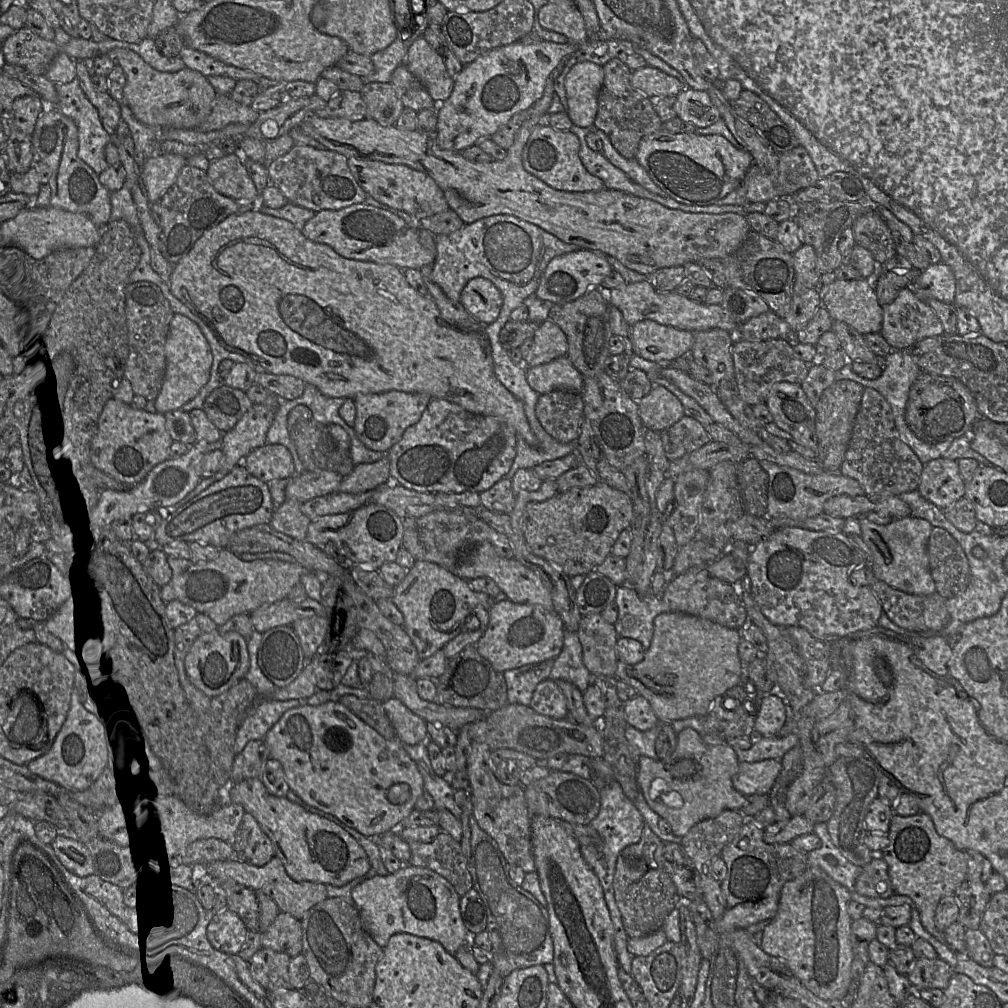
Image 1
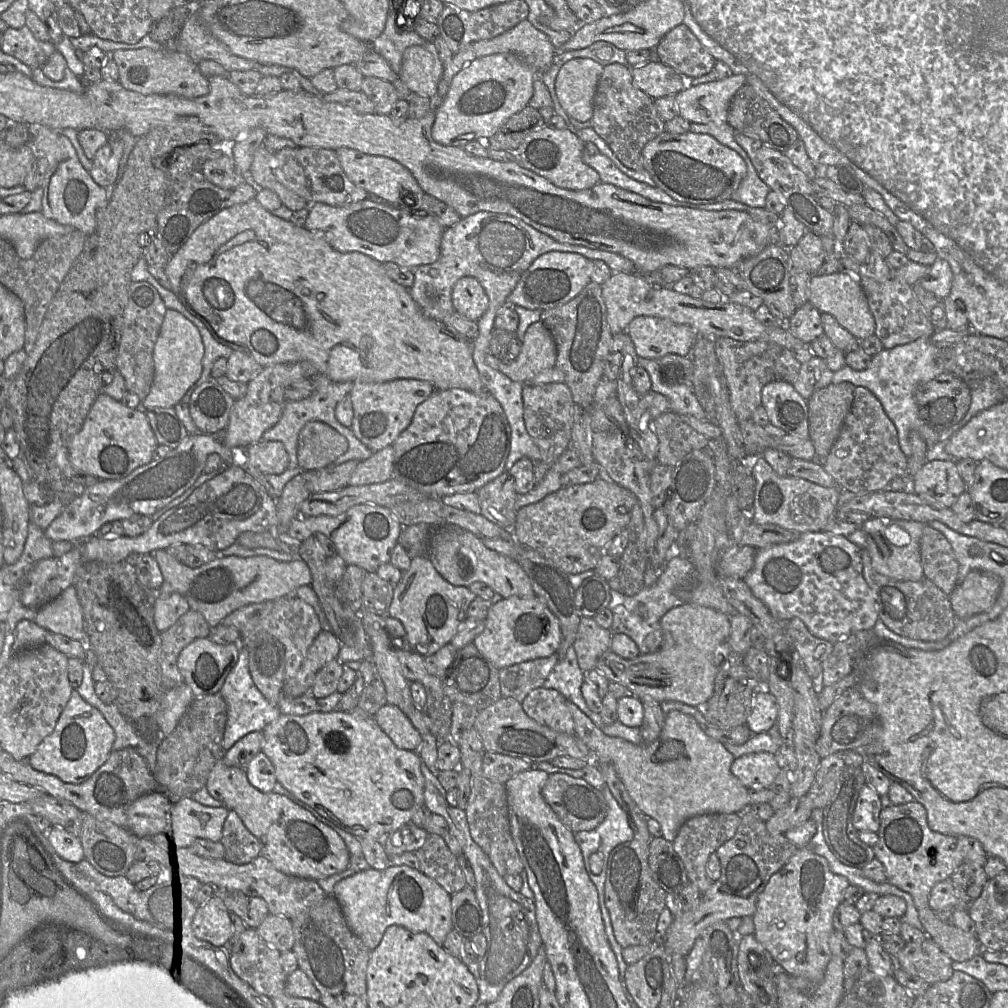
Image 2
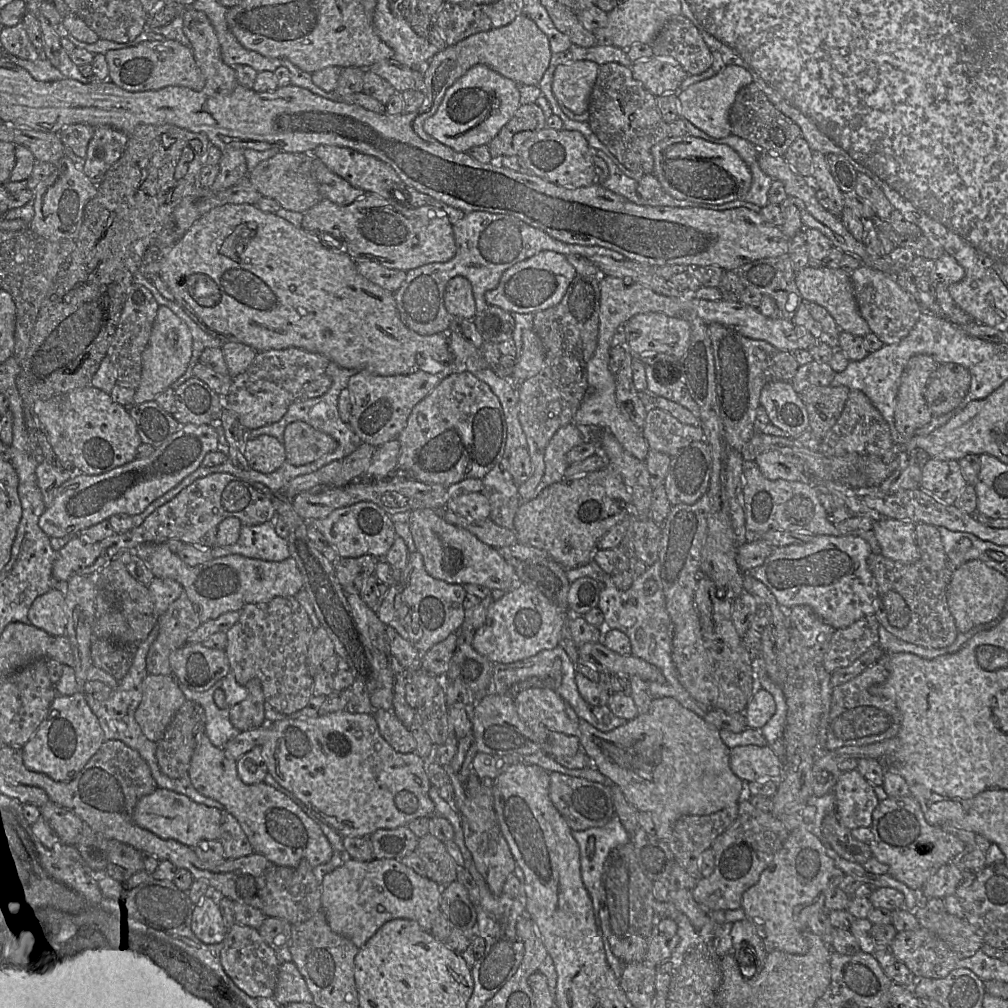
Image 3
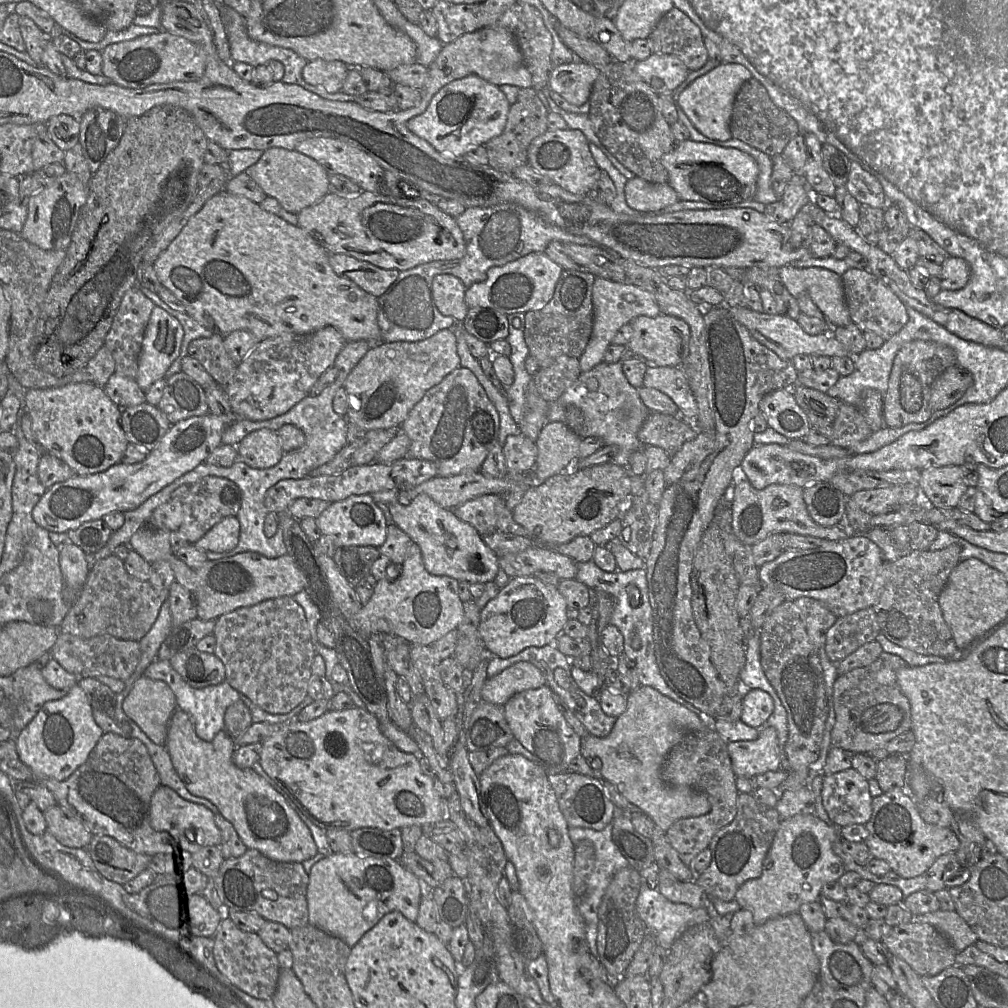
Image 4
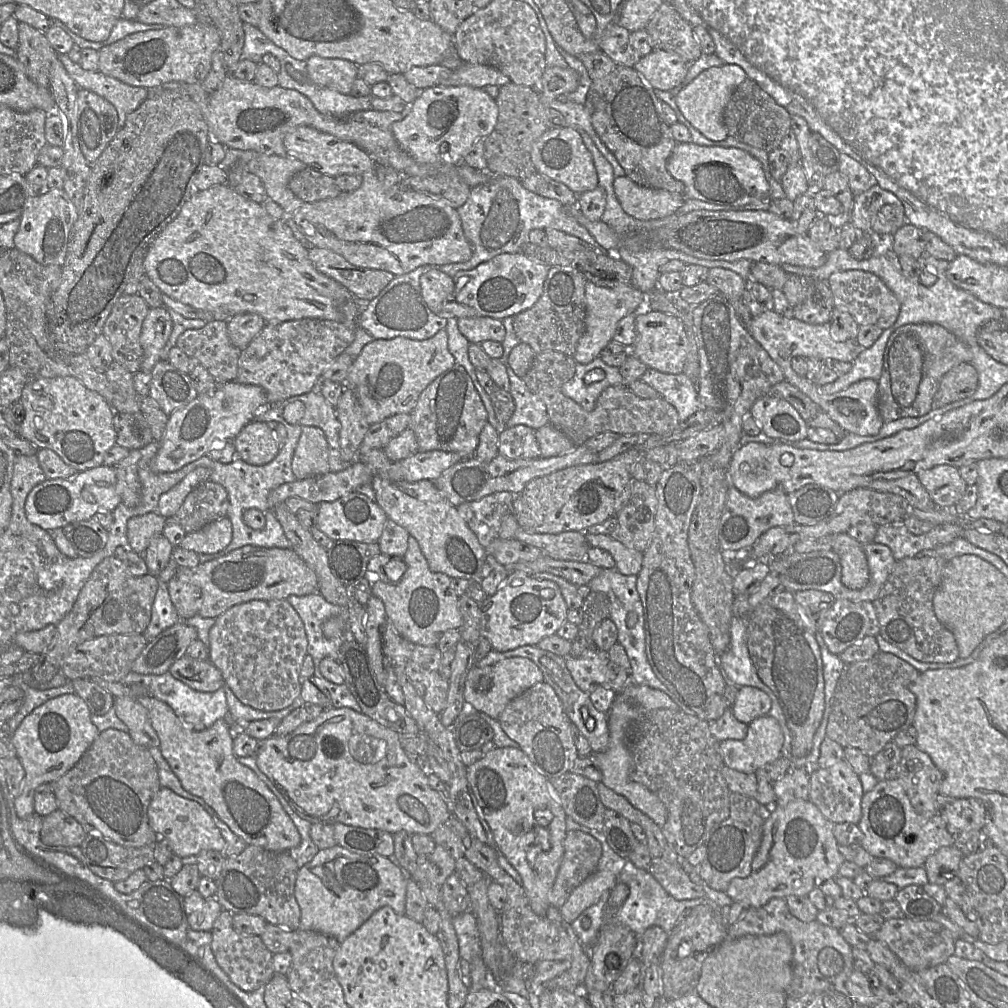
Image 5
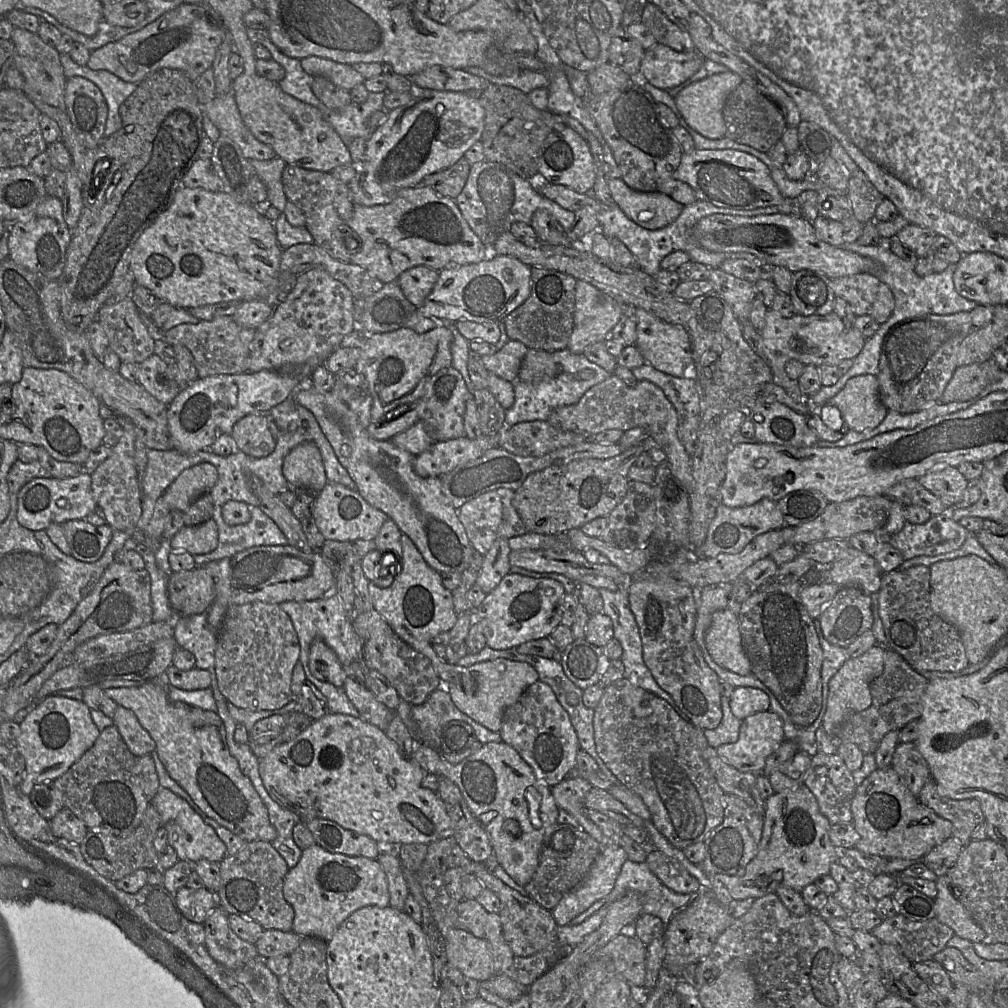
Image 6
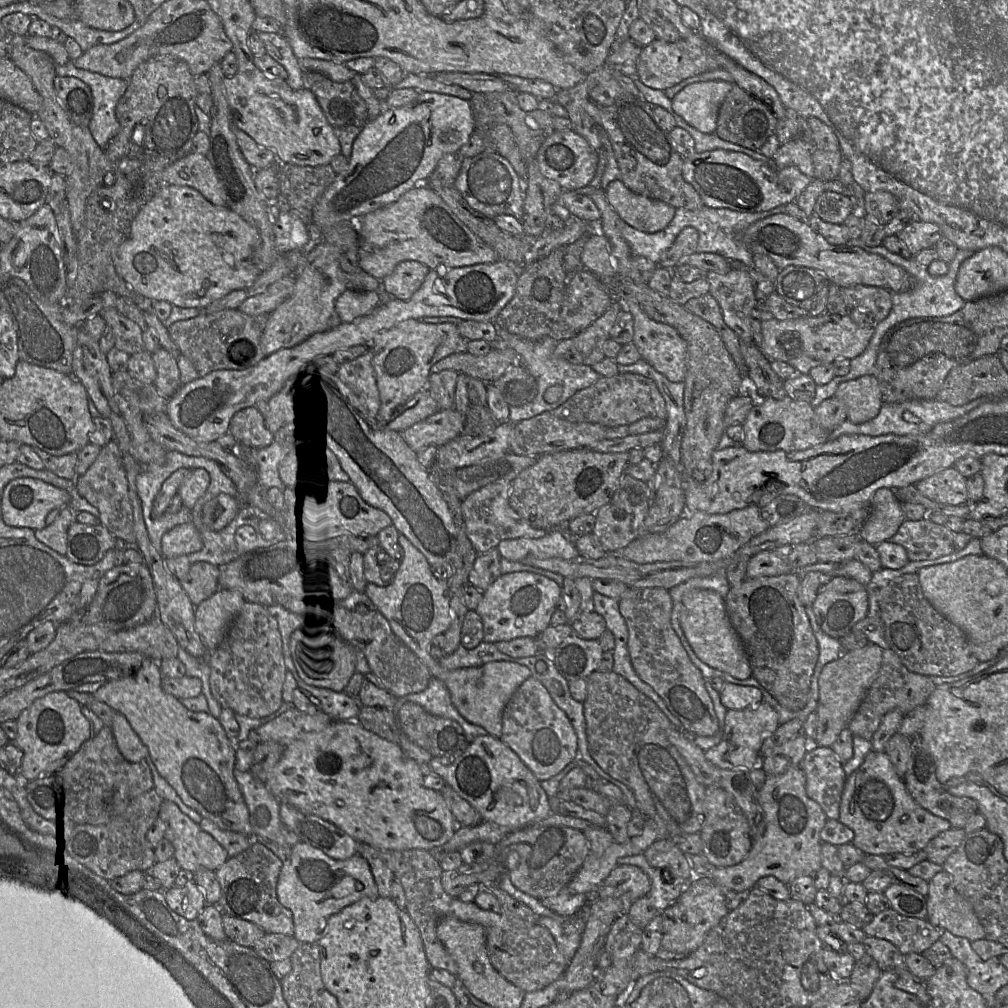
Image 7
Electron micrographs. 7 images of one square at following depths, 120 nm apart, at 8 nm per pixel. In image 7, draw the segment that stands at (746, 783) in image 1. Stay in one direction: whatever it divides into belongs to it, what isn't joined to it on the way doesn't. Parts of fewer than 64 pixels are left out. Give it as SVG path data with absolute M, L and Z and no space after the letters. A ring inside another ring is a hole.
M767 702L742 710L727 710L723 726L722 741L705 751L705 757L712 764L730 770L752 770L762 761L760 749L764 740L779 726L778 712Z

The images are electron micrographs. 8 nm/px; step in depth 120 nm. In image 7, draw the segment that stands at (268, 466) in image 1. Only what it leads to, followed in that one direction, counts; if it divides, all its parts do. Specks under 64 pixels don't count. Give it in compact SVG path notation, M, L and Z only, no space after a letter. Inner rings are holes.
M256 407L238 411L231 419L229 434L232 434L238 444L253 449L261 449L274 442L274 434Z

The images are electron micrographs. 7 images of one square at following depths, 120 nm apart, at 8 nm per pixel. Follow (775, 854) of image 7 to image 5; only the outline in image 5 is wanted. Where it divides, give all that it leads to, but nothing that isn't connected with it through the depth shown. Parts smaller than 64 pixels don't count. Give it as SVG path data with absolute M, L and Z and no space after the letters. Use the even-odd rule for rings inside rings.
M793 800L787 804L775 803L764 825L763 839L751 865L747 878L734 878L729 883L726 895L733 902L746 902L751 907L761 907L773 898L788 896L808 897L816 887L816 880L835 879L840 866L846 861L838 850L839 844L834 836L835 824L826 819L816 805L810 800Z

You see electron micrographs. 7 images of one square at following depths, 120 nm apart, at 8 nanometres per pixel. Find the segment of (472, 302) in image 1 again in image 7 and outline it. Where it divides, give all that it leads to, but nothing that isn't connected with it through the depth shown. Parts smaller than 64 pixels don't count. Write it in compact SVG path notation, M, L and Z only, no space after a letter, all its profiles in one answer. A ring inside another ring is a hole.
M403 261L381 281L381 289L391 298L408 300L420 288L430 269L417 261Z

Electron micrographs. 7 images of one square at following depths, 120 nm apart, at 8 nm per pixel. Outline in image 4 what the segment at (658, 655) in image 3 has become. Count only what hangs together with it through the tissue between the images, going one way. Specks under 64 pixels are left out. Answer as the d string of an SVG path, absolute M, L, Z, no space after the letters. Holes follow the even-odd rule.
M589 560L577 563L576 579L587 585L590 589L594 589L595 593L596 590L602 590L615 598L615 607L609 623L615 625L622 633L624 638L623 653L635 663L640 684L656 689L688 710L700 715L700 711L697 708L674 693L659 673L654 654L653 615L648 598L645 568L607 572L600 569L593 560Z

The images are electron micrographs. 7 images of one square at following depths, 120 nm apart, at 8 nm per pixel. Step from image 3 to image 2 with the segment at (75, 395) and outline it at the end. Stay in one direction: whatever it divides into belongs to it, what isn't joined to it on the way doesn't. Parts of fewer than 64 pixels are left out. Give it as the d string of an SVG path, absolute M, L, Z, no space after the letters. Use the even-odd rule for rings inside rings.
M100 393L81 430L69 441L68 454L73 467L84 473L98 479L120 479L151 462L158 445L146 412Z

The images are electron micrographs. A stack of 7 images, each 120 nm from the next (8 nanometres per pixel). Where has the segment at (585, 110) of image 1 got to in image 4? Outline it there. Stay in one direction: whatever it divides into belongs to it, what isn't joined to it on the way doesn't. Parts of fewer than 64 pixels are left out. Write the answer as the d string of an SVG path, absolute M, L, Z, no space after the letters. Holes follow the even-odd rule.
M580 60L562 64L552 70L549 87L570 104L580 106L589 101L599 71Z

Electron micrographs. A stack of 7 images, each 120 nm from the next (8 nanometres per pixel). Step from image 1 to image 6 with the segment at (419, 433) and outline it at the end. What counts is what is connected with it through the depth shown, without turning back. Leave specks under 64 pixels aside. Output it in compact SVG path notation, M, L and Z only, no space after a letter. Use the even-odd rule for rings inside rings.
M453 366L440 369L425 385L421 400L424 403L424 422L434 441L445 441L465 436L464 414L469 390L461 373Z

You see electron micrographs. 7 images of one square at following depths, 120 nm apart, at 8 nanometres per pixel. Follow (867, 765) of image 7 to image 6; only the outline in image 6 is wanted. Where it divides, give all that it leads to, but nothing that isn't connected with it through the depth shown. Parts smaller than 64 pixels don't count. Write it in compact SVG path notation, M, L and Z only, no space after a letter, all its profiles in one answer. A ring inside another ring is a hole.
M877 768L856 788L851 802L853 826L860 835L855 848L882 858L920 861L932 848L952 837L952 823L919 802L894 768Z

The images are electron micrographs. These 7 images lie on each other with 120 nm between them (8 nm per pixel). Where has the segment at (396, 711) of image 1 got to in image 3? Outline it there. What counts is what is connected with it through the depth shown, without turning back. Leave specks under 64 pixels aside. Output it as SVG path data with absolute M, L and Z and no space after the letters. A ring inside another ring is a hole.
M374 710L373 715L381 736L397 752L415 752L416 741L410 731L391 710Z

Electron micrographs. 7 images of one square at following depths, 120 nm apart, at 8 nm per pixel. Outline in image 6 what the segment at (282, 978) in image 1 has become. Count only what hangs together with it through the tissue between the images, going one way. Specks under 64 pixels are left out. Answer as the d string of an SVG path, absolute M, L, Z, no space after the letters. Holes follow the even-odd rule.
M216 906L208 914L208 916L206 917L203 923L205 929L205 944L209 954L214 960L216 960L218 963L229 969L238 969L244 966L250 960L258 957L258 951L255 944L247 942L235 934L235 932L231 929L229 925L228 915L234 915L234 914L228 914L223 908L219 906Z

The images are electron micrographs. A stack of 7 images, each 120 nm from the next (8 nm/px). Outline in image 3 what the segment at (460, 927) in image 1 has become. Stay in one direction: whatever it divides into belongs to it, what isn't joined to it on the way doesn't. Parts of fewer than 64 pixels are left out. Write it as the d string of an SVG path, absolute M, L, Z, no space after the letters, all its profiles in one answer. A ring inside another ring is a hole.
M348 858L341 866L324 876L321 891L322 911L325 913L331 930L350 940L359 949L383 924L393 919L413 920L425 932L430 932L435 917L441 912L442 888L434 881L418 875L411 868L394 859L373 859L370 862L360 862Z

